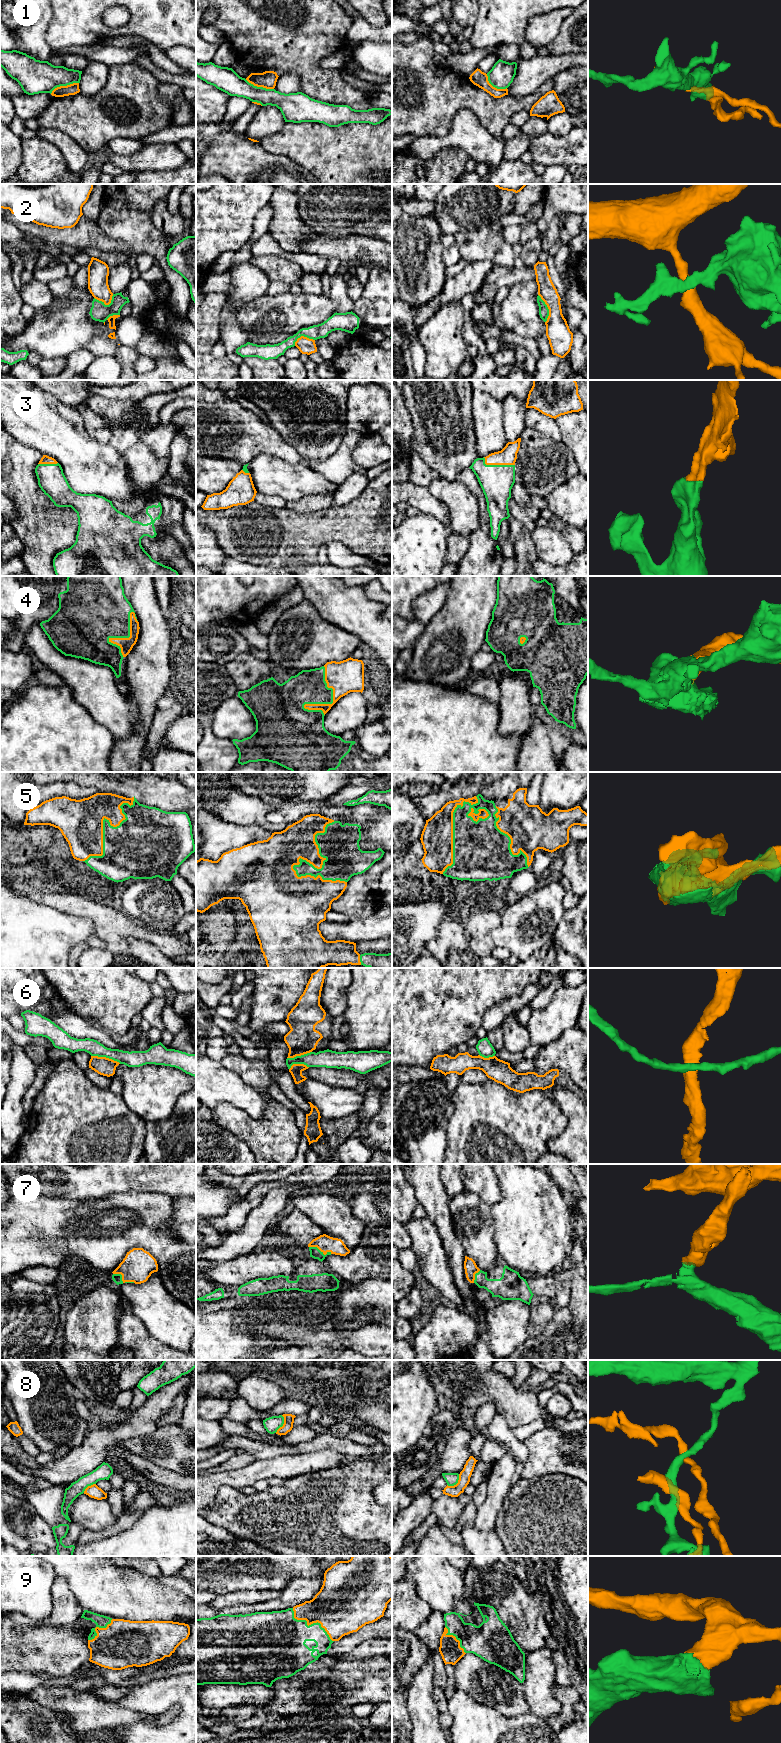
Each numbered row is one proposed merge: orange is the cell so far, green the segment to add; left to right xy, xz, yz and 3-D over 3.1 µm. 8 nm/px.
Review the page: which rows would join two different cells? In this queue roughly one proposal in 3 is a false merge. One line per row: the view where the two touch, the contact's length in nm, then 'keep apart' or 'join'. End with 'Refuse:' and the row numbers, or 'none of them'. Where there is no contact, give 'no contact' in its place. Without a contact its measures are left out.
1: xy | 240 nm | keep apart
2: yz | 240 nm | keep apart
3: yz | 260 nm | join
4: xz | 400 nm | join
5: xz | 550 nm | join
6: xy | 240 nm | keep apart
7: xy | 190 nm | join
8: yz | 140 nm | keep apart
9: xz | 420 nm | join
Refuse: 1, 2, 6, 8

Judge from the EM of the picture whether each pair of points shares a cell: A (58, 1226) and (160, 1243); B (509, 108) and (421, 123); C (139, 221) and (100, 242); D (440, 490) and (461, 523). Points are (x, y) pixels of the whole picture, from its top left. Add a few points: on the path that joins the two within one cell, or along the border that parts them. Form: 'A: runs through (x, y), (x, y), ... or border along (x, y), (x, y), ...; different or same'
A: runs through (83, 1233), (117, 1233), (121, 1237), (135, 1237); same
B: runs through (487, 108), (480, 102), (443, 102); same
C: border along (99, 225), (112, 238), (120, 239), (131, 247); different
D: runs through (448, 498), (461, 511), (461, 515); same

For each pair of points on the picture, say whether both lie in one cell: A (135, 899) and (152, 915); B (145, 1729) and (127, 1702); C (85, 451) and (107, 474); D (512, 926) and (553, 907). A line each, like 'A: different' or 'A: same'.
A: same
B: same
C: same
D: same

